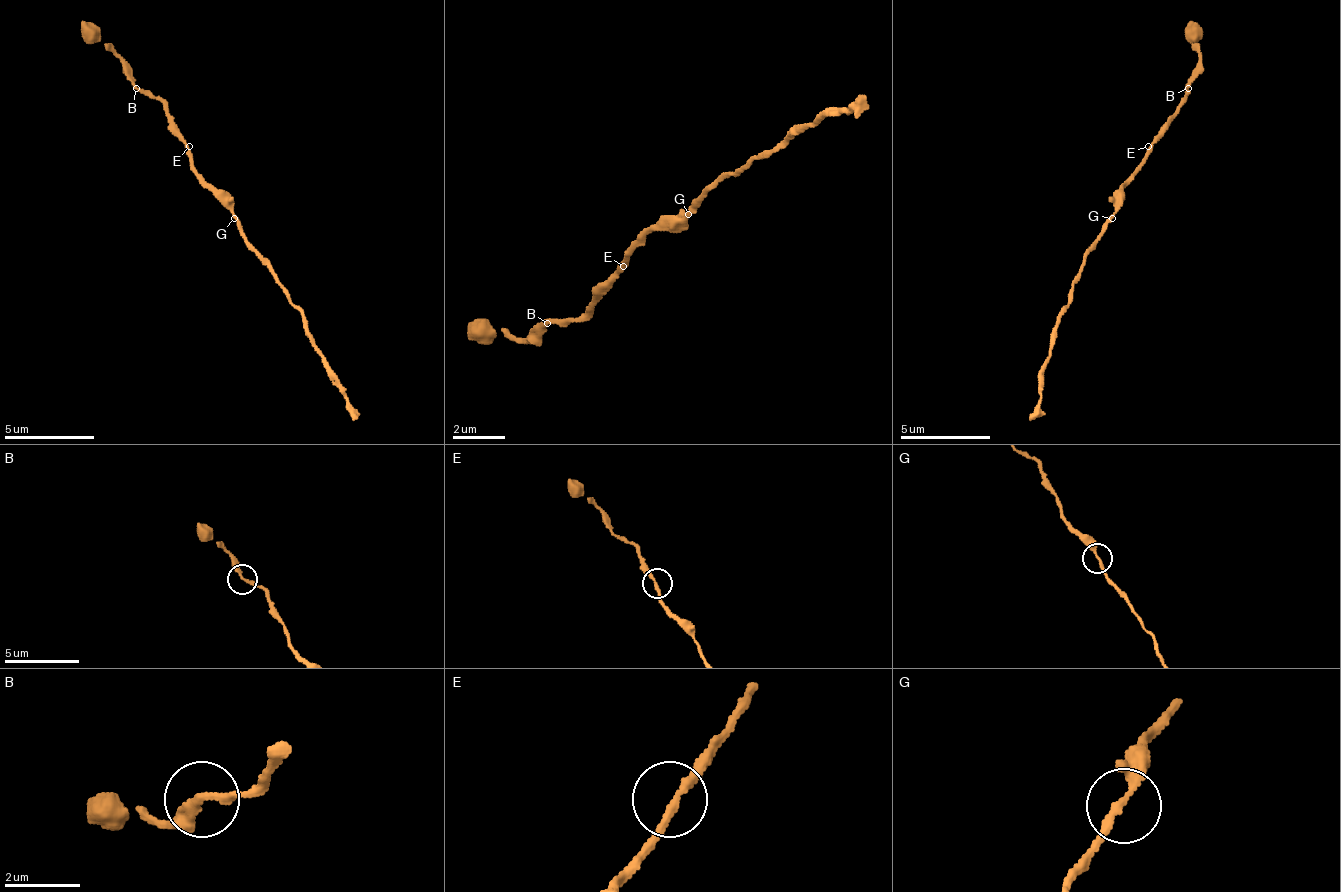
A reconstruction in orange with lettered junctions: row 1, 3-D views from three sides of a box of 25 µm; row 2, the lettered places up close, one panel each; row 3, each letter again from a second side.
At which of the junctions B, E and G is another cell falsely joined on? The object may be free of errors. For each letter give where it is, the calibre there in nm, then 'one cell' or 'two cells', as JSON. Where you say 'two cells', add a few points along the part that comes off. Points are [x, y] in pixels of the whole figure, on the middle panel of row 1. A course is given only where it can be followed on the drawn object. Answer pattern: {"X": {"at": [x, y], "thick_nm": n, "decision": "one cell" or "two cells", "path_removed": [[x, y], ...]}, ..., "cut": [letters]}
{"B": {"at": [547, 323], "thick_nm": 200, "decision": "one cell"}, "E": {"at": [623, 266], "thick_nm": 200, "decision": "one cell"}, "G": {"at": [688, 214], "thick_nm": 200, "decision": "one cell"}, "cut": []}

